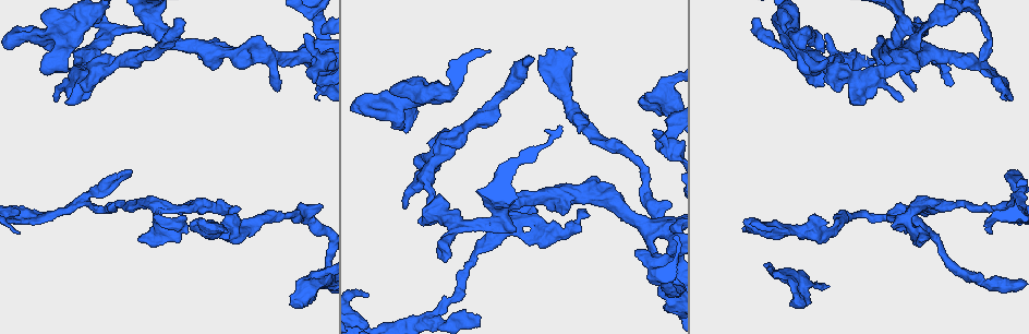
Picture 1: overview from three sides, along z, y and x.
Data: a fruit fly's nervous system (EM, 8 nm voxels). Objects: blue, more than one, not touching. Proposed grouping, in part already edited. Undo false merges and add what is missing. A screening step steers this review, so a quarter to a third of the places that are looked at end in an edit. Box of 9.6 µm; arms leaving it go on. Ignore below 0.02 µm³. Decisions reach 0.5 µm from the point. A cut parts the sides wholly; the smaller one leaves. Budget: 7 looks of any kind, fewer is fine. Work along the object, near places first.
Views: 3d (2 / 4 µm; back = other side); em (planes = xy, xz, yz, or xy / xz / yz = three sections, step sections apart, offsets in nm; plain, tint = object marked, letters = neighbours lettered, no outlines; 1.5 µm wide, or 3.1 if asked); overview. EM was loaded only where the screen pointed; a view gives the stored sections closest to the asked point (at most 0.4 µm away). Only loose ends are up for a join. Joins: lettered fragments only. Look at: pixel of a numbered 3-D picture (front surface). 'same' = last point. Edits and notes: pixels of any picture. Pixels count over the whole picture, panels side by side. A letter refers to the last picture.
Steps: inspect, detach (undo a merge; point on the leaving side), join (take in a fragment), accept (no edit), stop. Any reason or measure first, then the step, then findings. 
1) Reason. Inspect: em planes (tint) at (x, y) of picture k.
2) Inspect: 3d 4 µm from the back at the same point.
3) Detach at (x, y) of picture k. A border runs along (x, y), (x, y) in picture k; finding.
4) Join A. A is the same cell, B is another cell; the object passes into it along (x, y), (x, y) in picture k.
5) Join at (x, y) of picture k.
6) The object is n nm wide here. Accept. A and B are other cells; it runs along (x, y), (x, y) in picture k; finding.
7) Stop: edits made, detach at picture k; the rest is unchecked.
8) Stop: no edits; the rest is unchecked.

Branch stops here. Inspect: em planes (plain) at (400, 128) of picture 1.

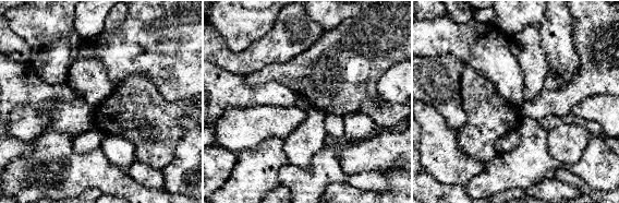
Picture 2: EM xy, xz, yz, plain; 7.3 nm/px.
Inspect: em planes (letters) at the same point.

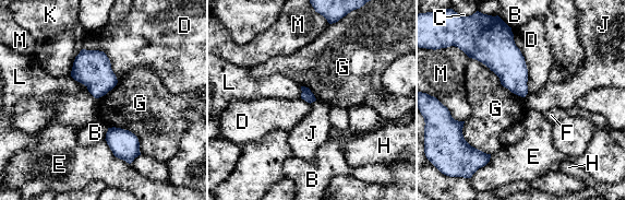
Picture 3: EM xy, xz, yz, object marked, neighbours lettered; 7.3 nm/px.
Accept. B, C, D, E, F, G, H, J, K, L and M are other cells; a border runs along (513, 35), (526, 65), (528, 92) in picture 3; none of them fits.

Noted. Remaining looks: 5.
Branch stops here. Inspect: em planes (letters) at (928, 33) of picture 1.

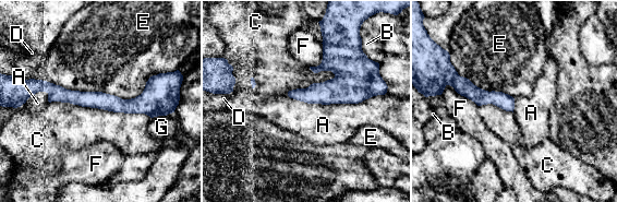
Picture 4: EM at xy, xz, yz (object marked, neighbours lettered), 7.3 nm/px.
Accept. A, B, C, D, E, F and G are other cells; no lettered fragment goes on from it.

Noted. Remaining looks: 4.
Free end. Inspect: 3d 4 µm at (309, 19) of picture 1.

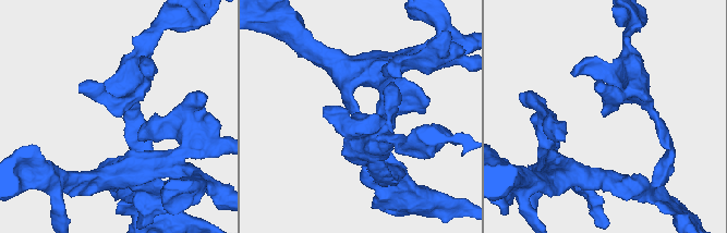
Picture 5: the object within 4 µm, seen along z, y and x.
Need the tissue. Inspect: em yz step 8 (letters) at (603, 114) of picture 5.

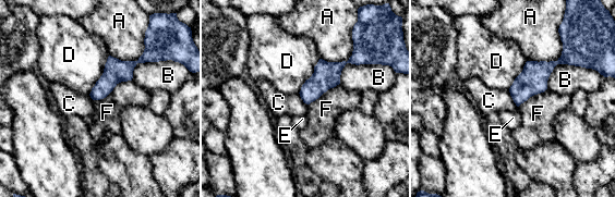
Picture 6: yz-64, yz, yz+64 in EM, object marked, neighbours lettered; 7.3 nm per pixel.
The longest contact is with D, 340 nm. Accept. A, B, C, D, E and F are other cells; it runs along (145, 59), (119, 71), (93, 95) in picture 6; no lettered fragment goes on from it.

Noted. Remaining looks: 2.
Stop: no edits; the rest is unchecked.

